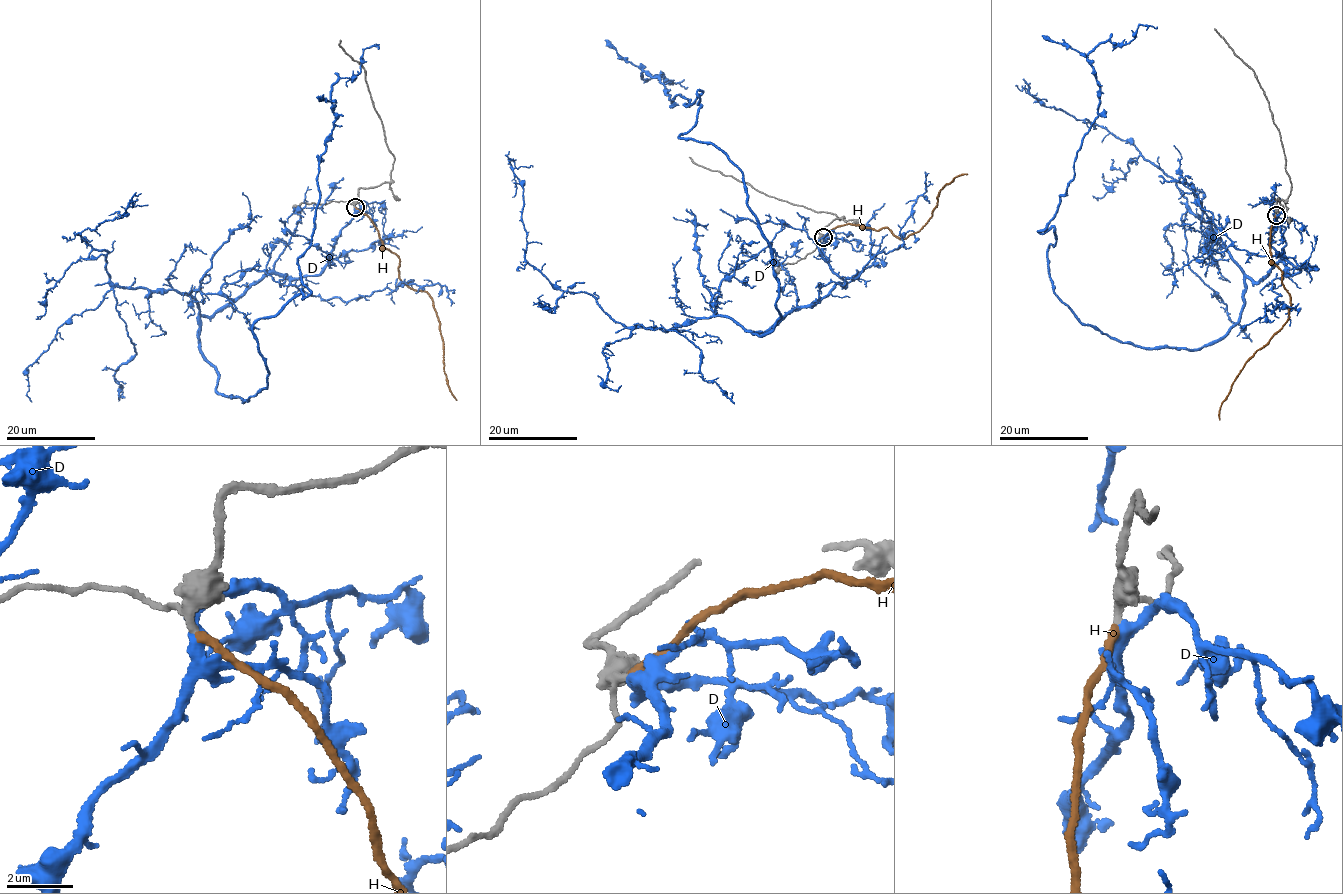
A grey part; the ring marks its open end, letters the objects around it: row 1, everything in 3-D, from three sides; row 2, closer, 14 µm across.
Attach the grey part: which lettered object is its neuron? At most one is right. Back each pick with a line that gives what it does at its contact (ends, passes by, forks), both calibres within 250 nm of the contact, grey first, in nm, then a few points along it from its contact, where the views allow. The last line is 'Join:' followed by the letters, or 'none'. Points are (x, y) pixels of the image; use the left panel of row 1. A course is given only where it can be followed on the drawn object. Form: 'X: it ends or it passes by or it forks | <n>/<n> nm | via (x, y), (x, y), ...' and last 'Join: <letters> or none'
H: it ends | 280/240 nm | via (354, 207), (399, 259), (401, 280), (431, 297), (444, 368), (456, 400)
Join: H

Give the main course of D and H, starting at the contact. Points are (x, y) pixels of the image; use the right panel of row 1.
D: (1276, 214), (1299, 271), (1246, 278), (1199, 348), (1054, 292), (1088, 53), (1157, 28)
H: (1275, 215), (1271, 259), (1281, 269), (1290, 296), (1289, 317), (1244, 365), (1219, 420)

